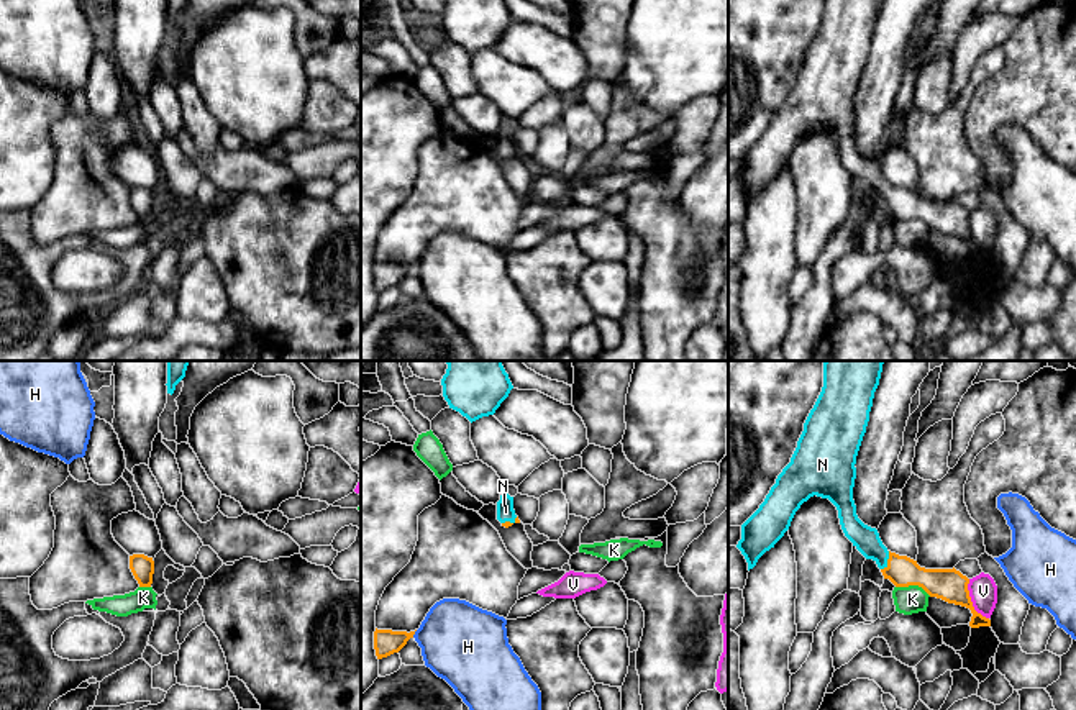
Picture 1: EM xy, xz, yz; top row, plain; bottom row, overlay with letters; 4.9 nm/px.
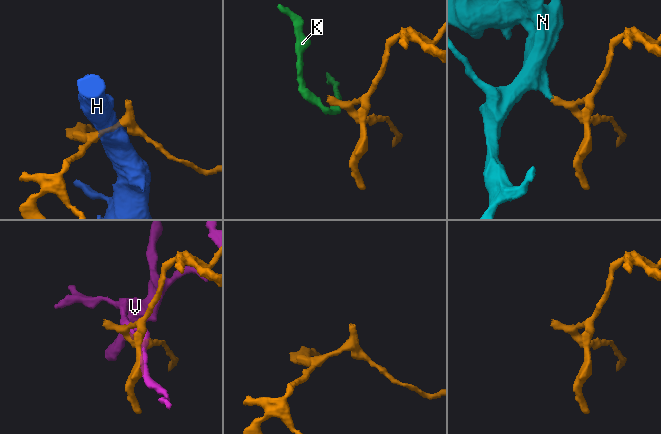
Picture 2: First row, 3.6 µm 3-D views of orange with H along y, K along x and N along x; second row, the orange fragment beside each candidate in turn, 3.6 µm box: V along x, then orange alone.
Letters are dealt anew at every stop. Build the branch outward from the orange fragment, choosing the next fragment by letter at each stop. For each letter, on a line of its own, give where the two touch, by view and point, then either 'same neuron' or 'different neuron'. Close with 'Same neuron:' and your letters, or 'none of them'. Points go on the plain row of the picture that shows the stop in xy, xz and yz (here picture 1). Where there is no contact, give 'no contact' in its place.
H: contact xz (414, 266); different neuron
K: contact yz (914, 217); different neuron
N: contact yz (888, 194); same neuron
V: contact yz (970, 233); different neuron
Same neuron: N

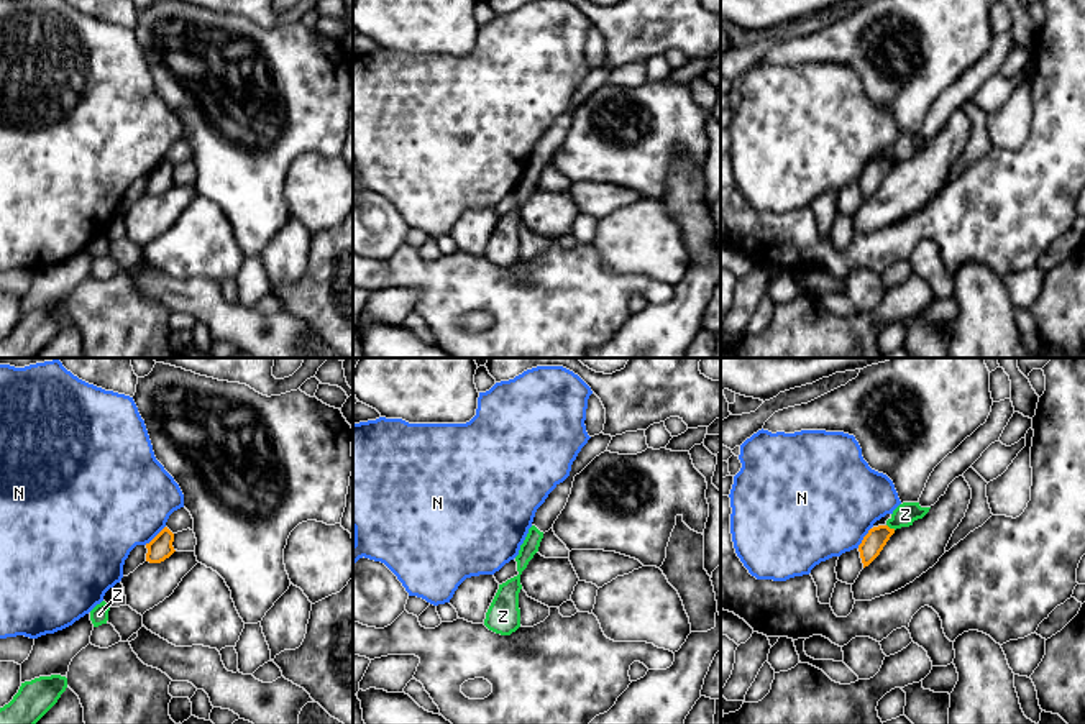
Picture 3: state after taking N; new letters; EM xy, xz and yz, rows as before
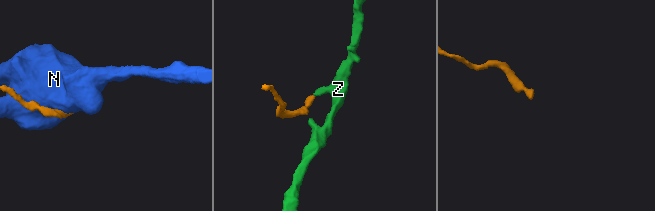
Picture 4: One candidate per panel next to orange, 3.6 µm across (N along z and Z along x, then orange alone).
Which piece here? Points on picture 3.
N: contact xy (156, 168); different neuron
Z: contact yz (892, 161); different neuron
Same neuron: none of them

